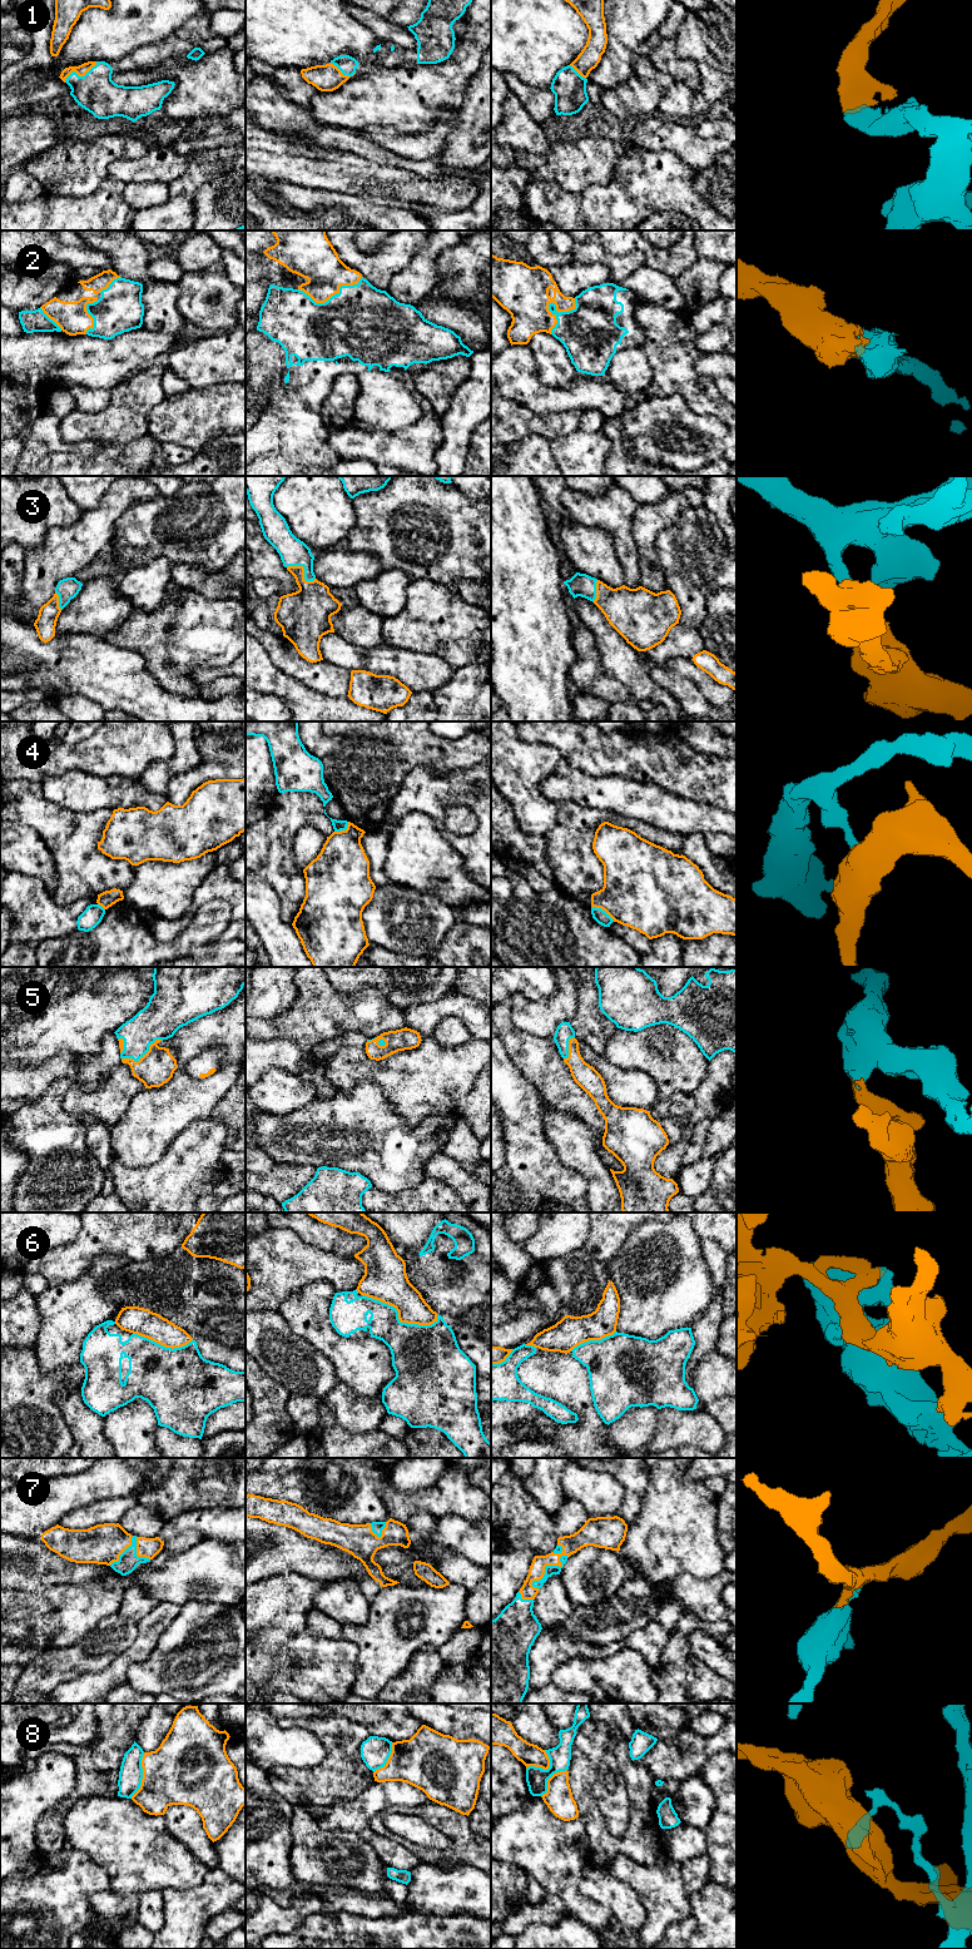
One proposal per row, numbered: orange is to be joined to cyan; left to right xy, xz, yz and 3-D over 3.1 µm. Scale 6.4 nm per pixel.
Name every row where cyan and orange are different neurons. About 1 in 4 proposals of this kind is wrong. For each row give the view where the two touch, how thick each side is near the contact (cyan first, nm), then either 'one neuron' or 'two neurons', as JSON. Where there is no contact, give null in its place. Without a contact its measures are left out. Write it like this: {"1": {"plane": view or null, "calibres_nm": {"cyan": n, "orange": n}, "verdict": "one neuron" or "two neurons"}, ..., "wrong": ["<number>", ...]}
{"1": {"plane": "xy", "calibres_nm": {"cyan": 260, "orange": 70}, "verdict": "one neuron"}, "2": {"plane": "yz", "calibres_nm": {"cyan": 280, "orange": 320}, "verdict": "one neuron"}, "3": {"plane": "xz", "calibres_nm": {"cyan": 180, "orange": 280}, "verdict": "one neuron"}, "4": {"plane": "yz", "calibres_nm": {"cyan": 90, "orange": 440}, "verdict": "two neurons"}, "5": {"plane": "xy", "calibres_nm": {"cyan": 260, "orange": 220}, "verdict": "one neuron"}, "6": {"plane": "xz", "calibres_nm": {"cyan": 340, "orange": 260}, "verdict": "two neurons"}, "7": {"plane": "yz", "calibres_nm": {"cyan": 60, "orange": 120}, "verdict": "one neuron"}, "8": {"plane": "xy", "calibres_nm": {"cyan": 150, "orange": 420}, "verdict": "two neurons"}, "wrong": ["4", "6", "8"]}

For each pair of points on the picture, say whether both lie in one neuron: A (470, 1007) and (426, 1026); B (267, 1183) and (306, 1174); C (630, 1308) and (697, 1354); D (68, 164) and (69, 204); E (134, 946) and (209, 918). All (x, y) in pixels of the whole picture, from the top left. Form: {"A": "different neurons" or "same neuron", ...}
{"A": "same neuron", "B": "same neuron", "C": "different neurons", "D": "different neurons", "E": "same neuron"}

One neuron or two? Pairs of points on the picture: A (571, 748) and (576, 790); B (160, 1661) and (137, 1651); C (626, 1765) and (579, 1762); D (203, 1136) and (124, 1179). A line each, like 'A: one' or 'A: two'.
A: two
B: two
C: one
D: one

